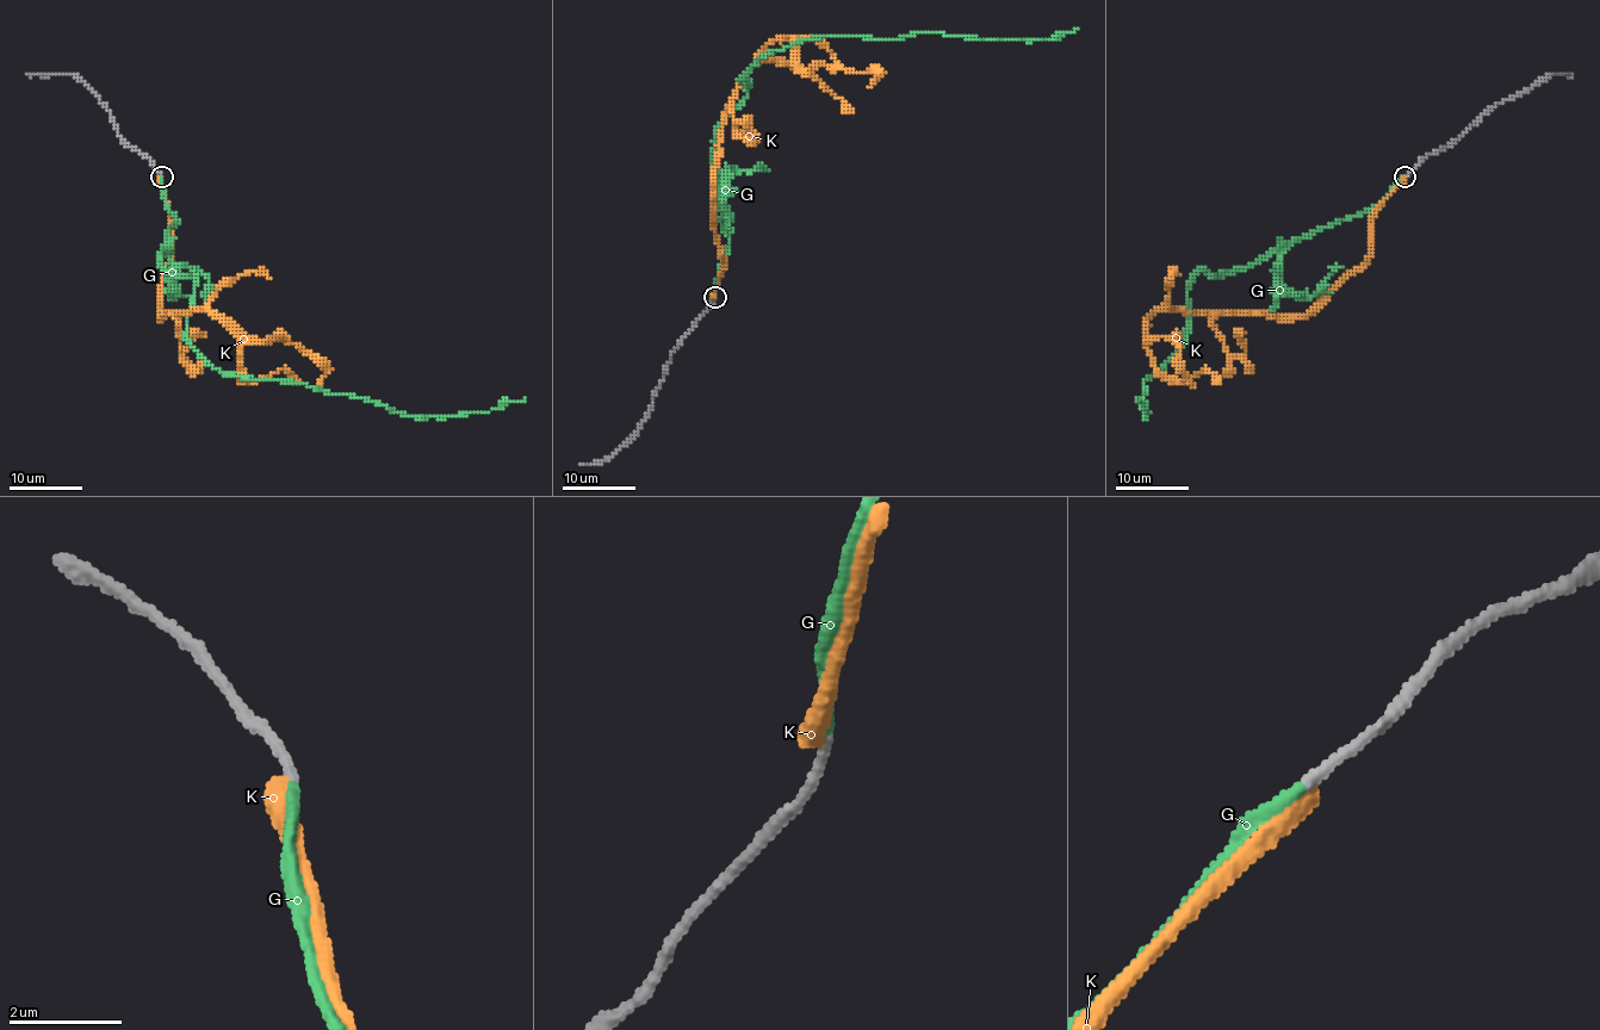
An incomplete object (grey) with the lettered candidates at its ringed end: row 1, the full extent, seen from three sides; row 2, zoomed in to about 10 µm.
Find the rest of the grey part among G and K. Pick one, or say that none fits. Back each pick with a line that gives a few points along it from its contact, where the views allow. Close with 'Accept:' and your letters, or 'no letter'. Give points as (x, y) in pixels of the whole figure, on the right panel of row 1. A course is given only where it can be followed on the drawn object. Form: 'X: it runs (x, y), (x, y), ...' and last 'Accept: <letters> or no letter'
G: it runs (1403, 177), (1378, 203), (1250, 264), (1201, 270), (1186, 342), (1145, 380), (1146, 416), (1135, 398)
Accept: G

